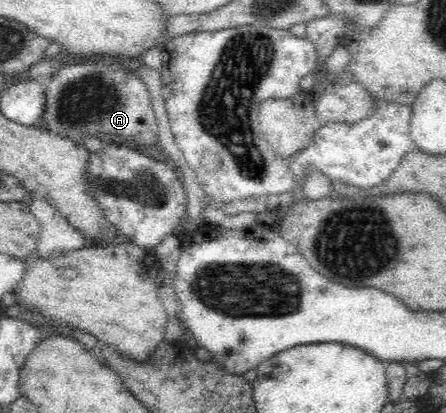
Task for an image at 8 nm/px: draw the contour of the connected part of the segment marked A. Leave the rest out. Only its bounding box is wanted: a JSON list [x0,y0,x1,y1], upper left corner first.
[38,59,158,148]

